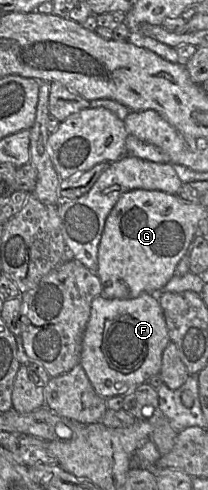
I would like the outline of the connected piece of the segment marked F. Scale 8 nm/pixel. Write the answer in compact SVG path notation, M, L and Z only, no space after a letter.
M142 293L132 299L95 297L82 339L79 365L95 392L104 399L125 396L159 374L162 353L170 342L157 294Z

